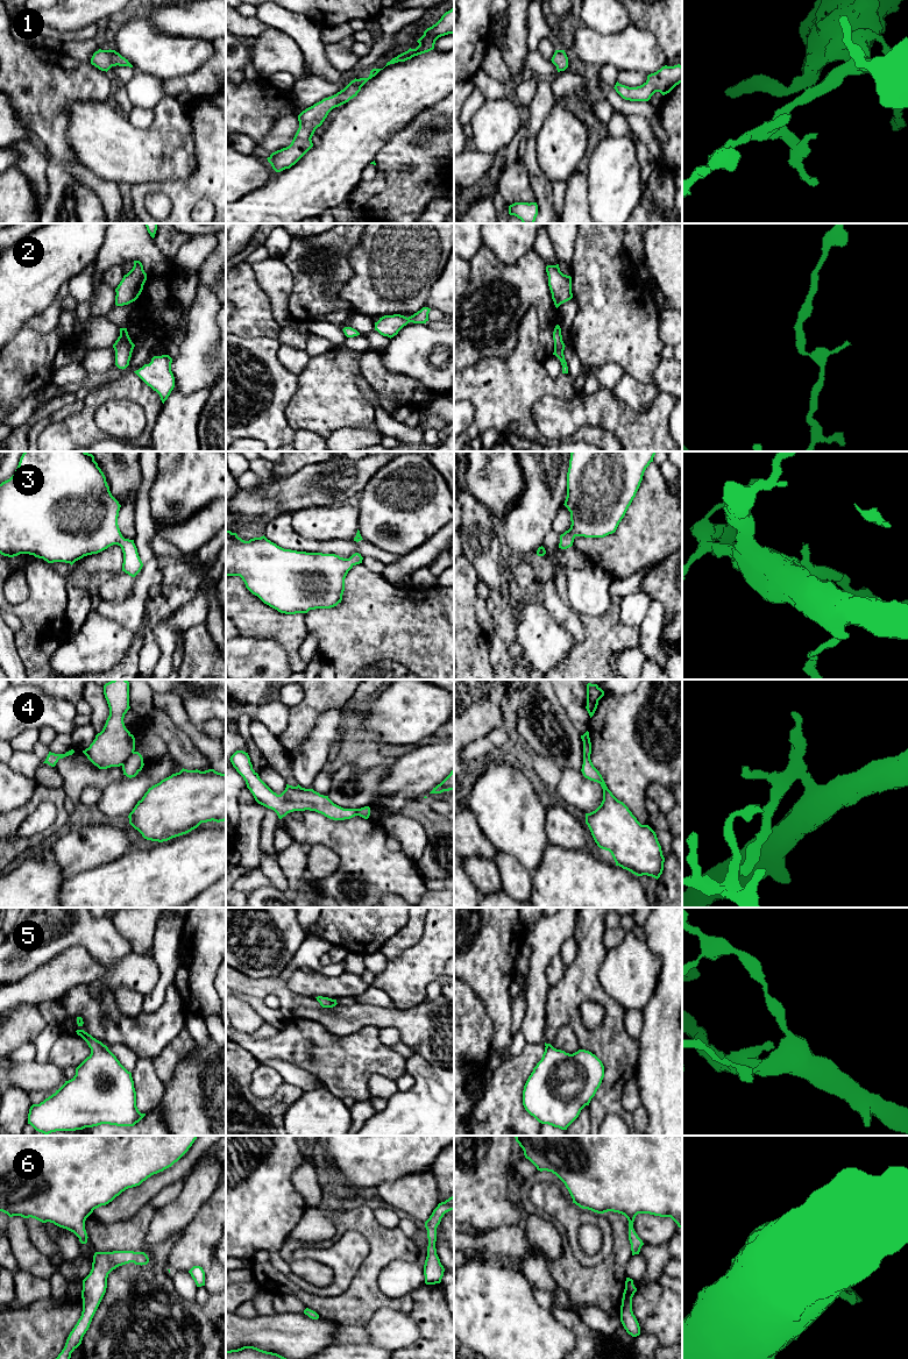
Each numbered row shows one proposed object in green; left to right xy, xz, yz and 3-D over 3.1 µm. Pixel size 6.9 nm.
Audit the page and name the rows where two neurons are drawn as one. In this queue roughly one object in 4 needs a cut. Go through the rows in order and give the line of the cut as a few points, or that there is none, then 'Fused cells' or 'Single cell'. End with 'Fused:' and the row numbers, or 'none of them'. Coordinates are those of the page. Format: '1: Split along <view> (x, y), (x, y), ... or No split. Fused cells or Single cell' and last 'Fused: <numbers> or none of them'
1: No split. Single cell
2: No split. Single cell
3: No split. Single cell
4: Split along xy (134, 752), (122, 766). Fused cells
5: No split. Single cell
6: No split. Single cell
Fused: 4

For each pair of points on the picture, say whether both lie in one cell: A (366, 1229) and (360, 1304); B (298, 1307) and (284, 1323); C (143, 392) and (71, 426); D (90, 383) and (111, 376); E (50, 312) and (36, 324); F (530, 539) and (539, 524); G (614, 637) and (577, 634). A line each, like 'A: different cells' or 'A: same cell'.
A: same cell
B: different cells
C: same cell
D: same cell
E: same cell
F: same cell
G: different cells

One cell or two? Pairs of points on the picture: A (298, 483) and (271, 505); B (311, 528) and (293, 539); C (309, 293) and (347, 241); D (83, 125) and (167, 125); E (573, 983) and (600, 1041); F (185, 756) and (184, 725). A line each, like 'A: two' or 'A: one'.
A: one
B: two
C: one
D: one
E: one
F: two

